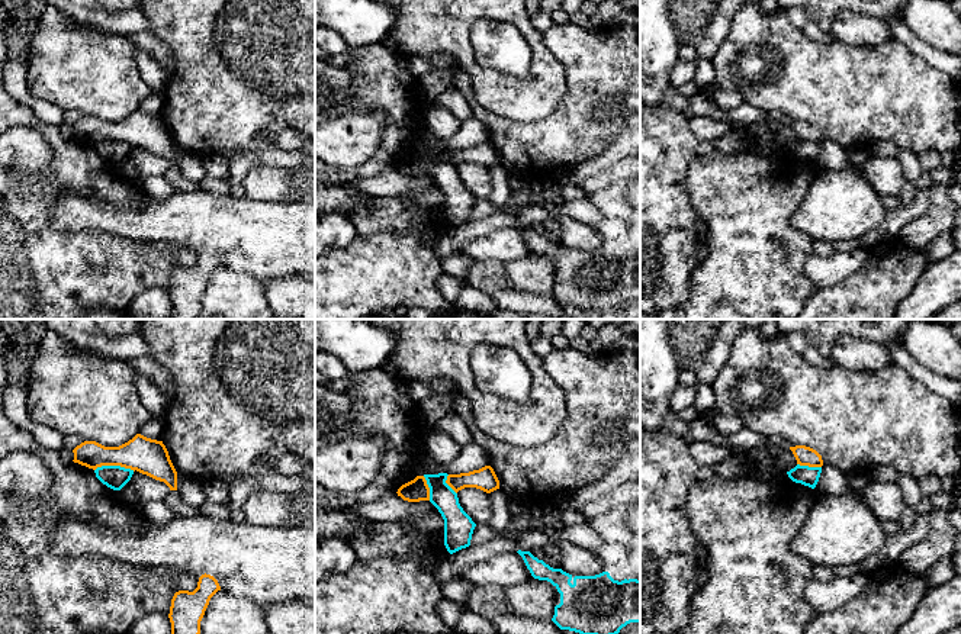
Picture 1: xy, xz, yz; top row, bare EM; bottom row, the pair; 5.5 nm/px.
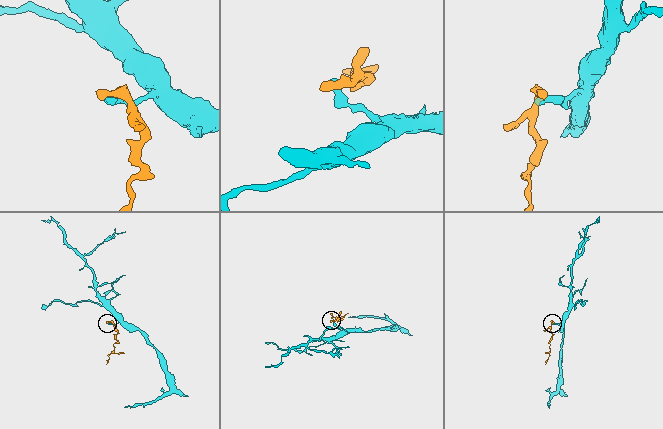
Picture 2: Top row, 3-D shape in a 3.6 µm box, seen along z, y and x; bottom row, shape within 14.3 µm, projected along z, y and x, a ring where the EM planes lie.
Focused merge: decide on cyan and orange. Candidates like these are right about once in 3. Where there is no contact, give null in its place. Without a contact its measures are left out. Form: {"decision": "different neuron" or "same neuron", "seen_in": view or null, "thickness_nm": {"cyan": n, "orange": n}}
{"decision": "different neuron", "seen_in": "xy", "thickness_nm": {"cyan": 130, "orange": 200}}

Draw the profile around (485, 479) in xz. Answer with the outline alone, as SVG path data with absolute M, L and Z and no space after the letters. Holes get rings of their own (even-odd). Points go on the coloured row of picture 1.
M491 466L460 474L449 474L446 483L457 493L465 487L476 487L486 493L499 489L499 480Z

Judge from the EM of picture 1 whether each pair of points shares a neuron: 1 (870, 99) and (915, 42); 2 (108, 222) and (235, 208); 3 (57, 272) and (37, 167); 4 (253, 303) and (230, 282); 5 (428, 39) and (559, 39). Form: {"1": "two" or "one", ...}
{"1": "two", "2": "one", "3": "two", "4": "one", "5": "two"}

